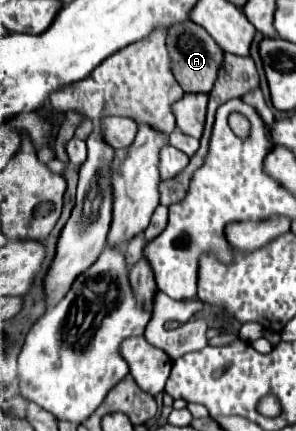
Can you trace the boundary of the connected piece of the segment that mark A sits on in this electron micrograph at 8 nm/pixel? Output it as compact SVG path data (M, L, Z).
M192 21L186 23L174 23L168 29L168 51L172 57L172 69L176 73L176 79L180 87L186 93L210 93L216 79L218 71L224 61L224 51L218 47L218 43L208 35L208 31Z

